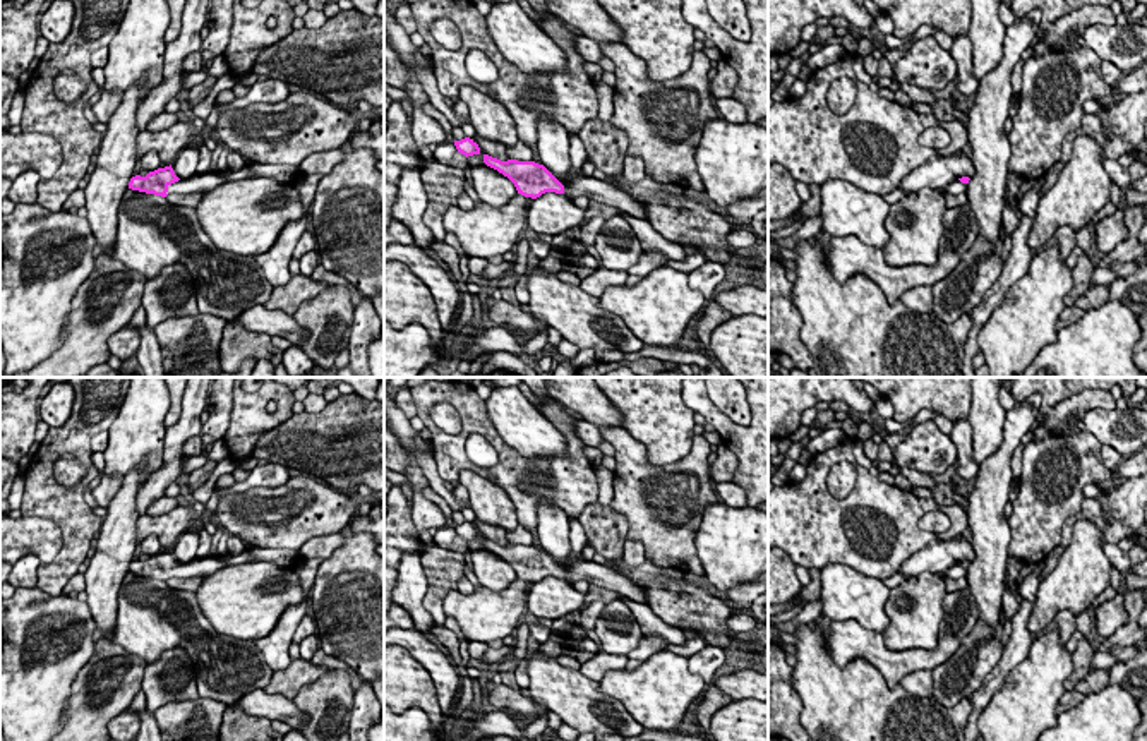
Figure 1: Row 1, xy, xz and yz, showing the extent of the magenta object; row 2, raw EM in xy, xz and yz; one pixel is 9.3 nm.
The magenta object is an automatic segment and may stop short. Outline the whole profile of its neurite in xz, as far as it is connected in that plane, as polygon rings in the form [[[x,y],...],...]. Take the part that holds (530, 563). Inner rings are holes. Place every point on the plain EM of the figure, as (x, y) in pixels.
[[[483,539],[483,547],[507,561],[514,568],[518,578],[525,581],[537,583],[545,576],[564,578],[573,583],[586,580],[590,585],[614,590],[638,604],[646,604],[645,590],[609,566],[580,559],[569,564],[557,564],[543,549],[535,545],[501,545]]]

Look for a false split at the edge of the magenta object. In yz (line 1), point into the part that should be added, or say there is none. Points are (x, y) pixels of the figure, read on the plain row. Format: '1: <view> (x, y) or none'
1: yz (955, 572)

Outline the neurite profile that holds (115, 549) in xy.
[[[141,467],[132,468],[108,504],[96,552],[84,573],[91,616],[96,628],[110,640],[115,635],[120,587],[137,547],[135,527],[141,516],[135,499],[144,484],[139,473]]]

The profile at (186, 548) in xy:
[[[185,532],[177,539],[171,552],[175,559],[180,564],[183,564],[197,557],[197,547],[199,547],[199,532]]]

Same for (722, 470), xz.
[[[718,444],[717,460],[713,465],[710,465],[710,477],[713,484],[732,482],[737,465],[737,456],[727,446]]]

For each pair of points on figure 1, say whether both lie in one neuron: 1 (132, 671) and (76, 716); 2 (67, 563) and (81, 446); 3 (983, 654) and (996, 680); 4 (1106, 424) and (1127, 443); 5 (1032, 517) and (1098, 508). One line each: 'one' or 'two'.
1: one
2: one
3: two
4: one
5: two

